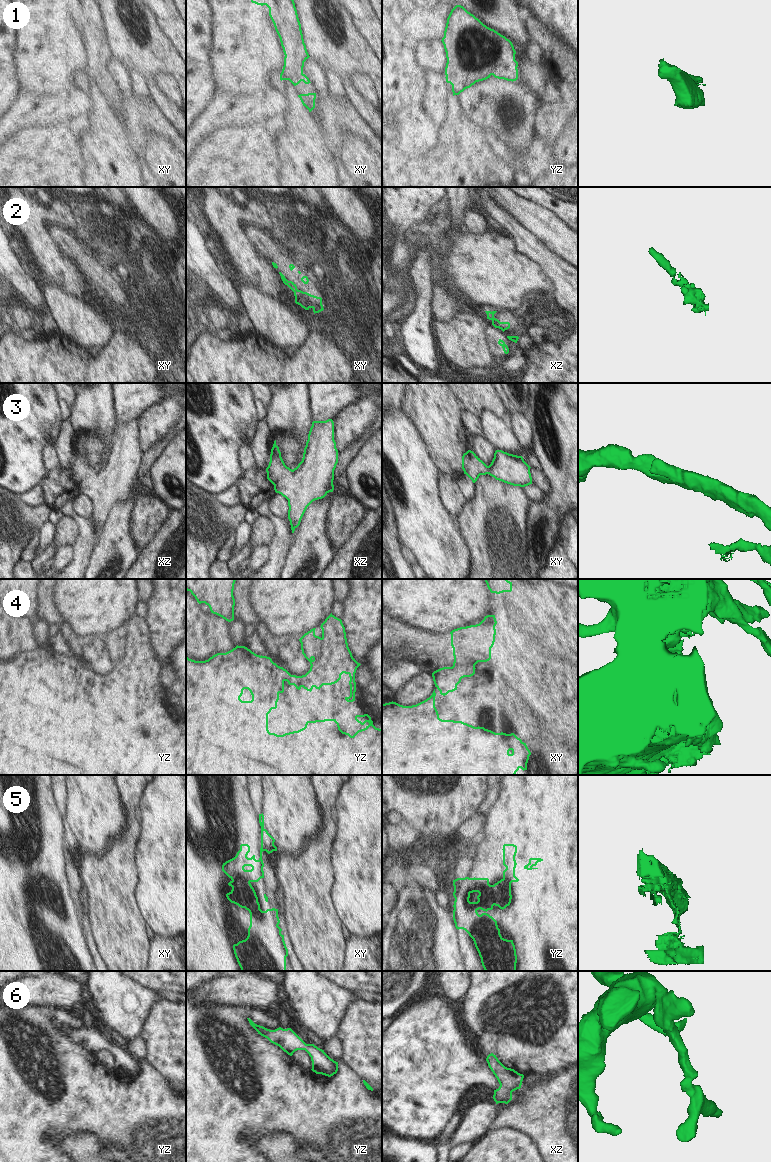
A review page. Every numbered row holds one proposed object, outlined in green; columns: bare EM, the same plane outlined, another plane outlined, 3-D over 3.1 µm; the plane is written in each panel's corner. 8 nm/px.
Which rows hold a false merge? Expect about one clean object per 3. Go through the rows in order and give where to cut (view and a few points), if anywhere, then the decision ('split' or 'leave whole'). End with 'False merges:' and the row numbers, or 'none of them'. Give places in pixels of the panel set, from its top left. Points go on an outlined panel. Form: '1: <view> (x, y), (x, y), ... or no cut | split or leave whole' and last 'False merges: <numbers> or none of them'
1: no cut | leave whole
2: no cut | leave whole
3: no cut | leave whole
4: yz (322, 638), (322, 655), (311, 665) | split
5: xy (232, 880), (249, 882) | split
6: no cut | leave whole
False merges: 4, 5

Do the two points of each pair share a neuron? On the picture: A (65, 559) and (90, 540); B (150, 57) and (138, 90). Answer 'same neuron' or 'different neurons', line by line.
A: different neurons
B: different neurons

